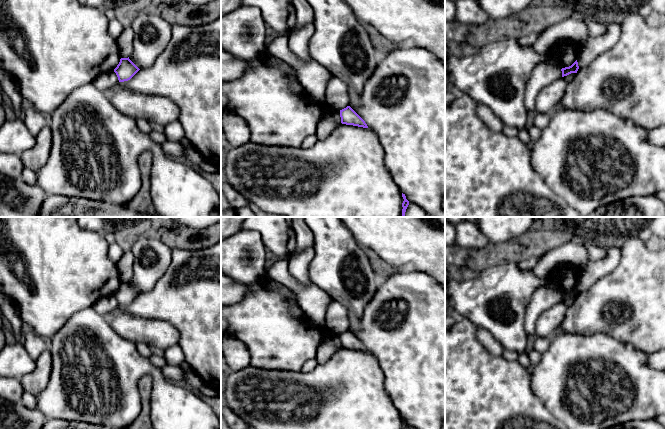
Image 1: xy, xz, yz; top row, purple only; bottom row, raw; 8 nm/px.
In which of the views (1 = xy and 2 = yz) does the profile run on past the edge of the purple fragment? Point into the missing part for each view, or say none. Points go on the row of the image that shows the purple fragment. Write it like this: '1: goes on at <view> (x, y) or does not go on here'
1: does not go on here
2: does not go on here

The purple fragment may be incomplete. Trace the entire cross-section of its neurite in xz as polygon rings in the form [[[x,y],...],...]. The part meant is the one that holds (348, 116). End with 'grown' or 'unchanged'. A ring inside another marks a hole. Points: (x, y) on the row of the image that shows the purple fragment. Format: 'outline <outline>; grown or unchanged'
outline [[[350,106],[340,110],[340,117],[342,124],[368,128],[365,121]]]; unchanged

